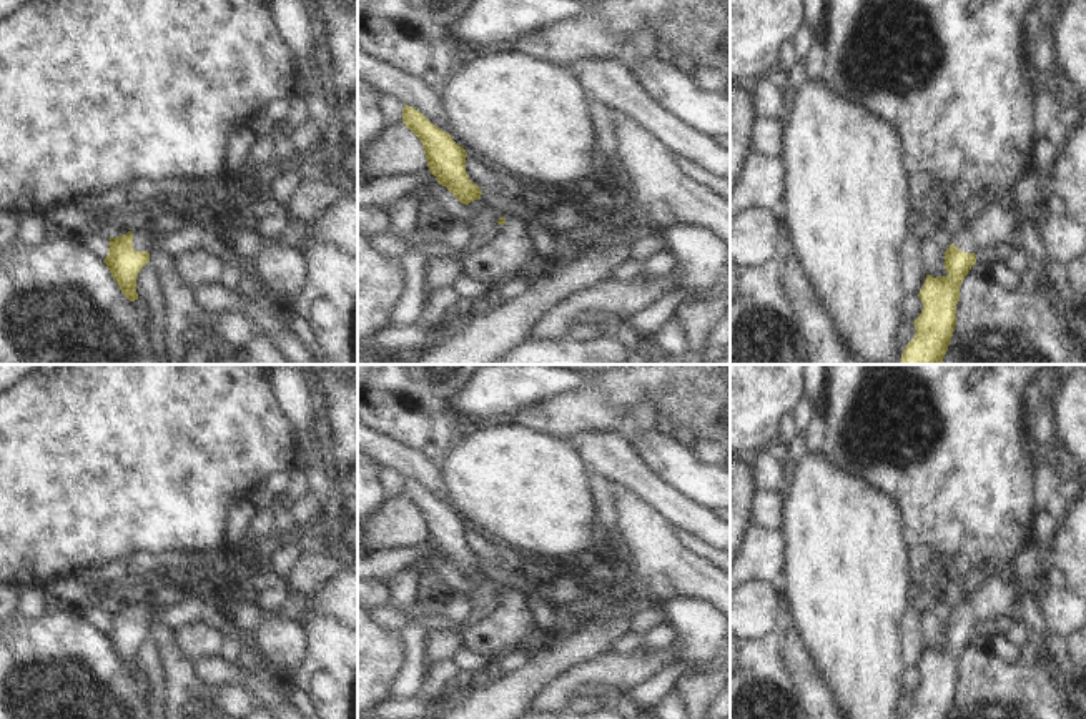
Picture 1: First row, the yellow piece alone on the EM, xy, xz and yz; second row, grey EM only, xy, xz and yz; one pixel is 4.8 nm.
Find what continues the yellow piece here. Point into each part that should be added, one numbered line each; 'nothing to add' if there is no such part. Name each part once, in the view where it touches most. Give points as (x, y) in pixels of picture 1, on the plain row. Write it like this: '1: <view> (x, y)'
1: xy (140, 611).

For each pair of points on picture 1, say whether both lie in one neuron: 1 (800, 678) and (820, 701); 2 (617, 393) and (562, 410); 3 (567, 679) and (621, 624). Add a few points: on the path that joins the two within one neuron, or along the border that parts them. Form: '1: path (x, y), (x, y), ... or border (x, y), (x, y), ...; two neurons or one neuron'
1: path (805, 683), (815, 696); one neuron
2: path (604, 401), (576, 410); one neuron
3: border (607, 649), (552, 678); two neurons

